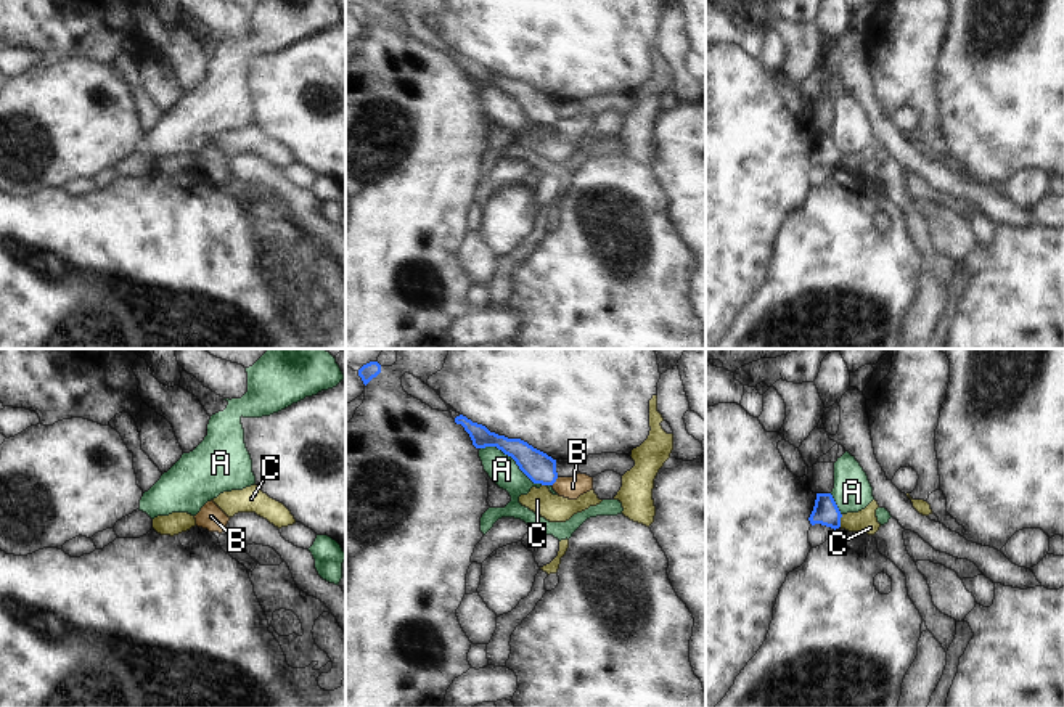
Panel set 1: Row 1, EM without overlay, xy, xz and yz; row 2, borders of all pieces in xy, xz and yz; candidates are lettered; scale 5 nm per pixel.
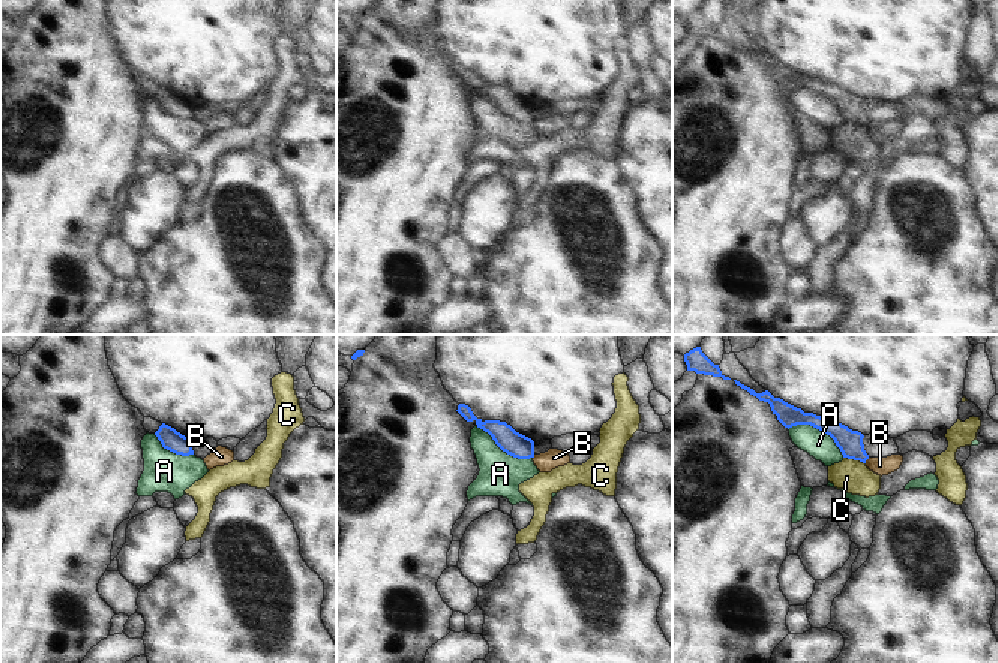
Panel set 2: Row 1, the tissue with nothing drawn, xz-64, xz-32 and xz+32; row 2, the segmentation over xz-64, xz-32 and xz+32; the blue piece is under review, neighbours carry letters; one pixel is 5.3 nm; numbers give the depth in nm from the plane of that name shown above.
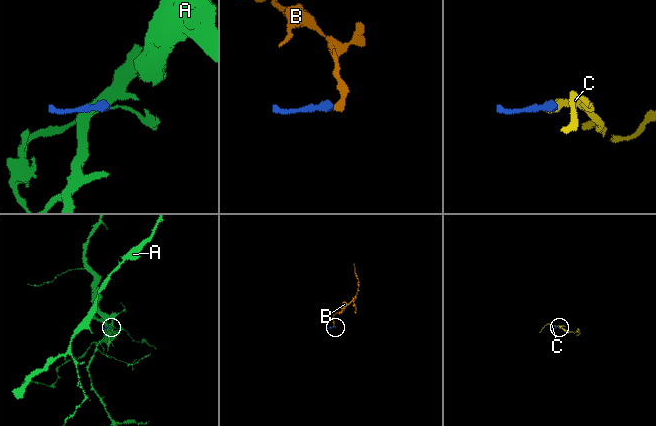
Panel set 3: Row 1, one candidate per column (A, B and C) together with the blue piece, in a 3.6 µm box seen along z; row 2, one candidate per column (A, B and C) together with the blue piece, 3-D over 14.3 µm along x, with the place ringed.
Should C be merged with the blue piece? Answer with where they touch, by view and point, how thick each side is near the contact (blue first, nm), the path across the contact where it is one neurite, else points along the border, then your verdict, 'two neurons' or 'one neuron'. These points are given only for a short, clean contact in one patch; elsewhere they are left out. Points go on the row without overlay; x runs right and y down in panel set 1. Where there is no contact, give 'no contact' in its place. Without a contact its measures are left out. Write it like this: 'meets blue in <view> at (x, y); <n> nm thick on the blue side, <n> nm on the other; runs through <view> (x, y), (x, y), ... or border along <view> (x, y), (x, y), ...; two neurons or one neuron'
meets blue in yz at (839, 161); 130 nm thick on the blue side, 110 nm on the other; border along yz (843, 155), (839, 166); two neurons

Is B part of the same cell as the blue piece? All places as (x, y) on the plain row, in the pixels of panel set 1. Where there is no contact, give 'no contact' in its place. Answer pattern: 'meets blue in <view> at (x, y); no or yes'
meets blue in xz at (555, 121); yes

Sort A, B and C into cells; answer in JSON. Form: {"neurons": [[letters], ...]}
{"neurons": [["A"], ["B"], ["C"]]}

